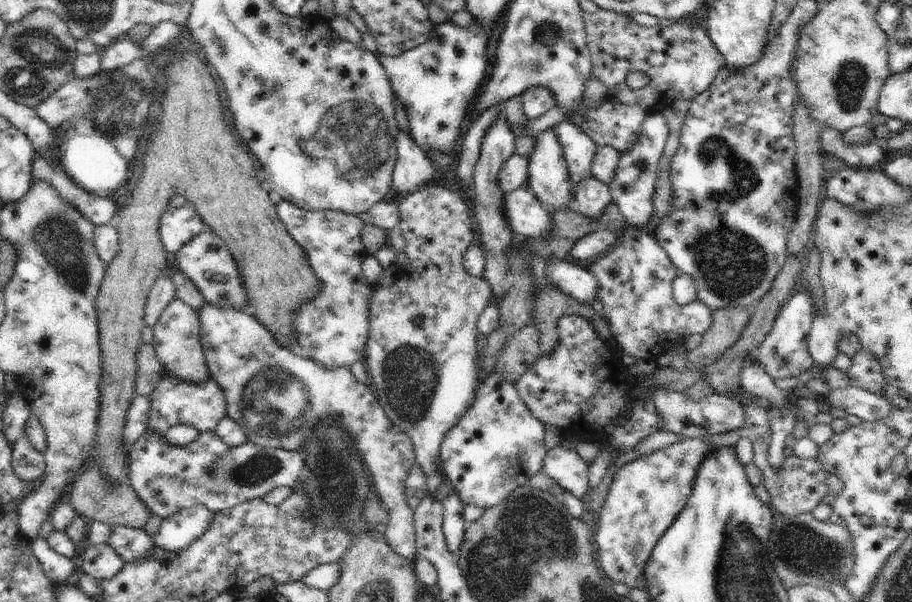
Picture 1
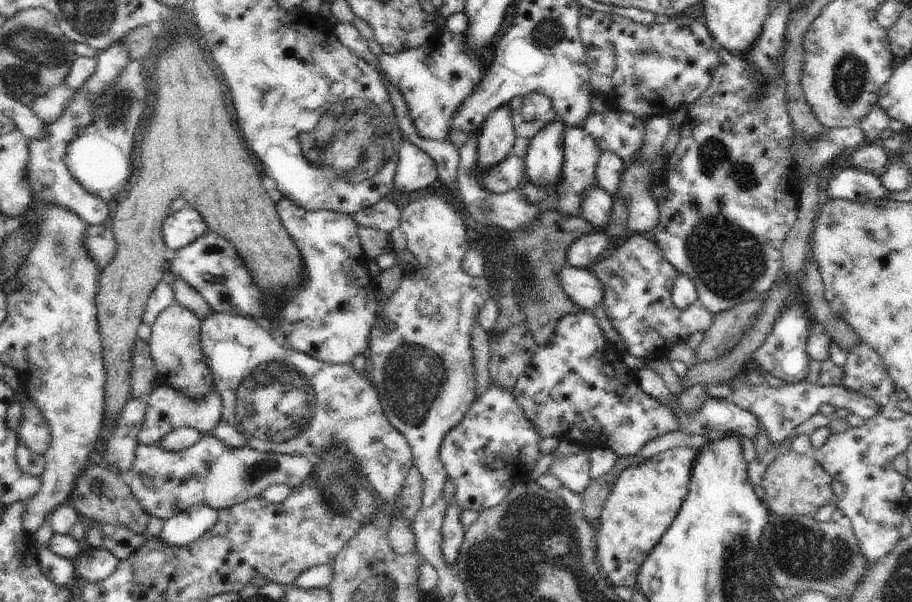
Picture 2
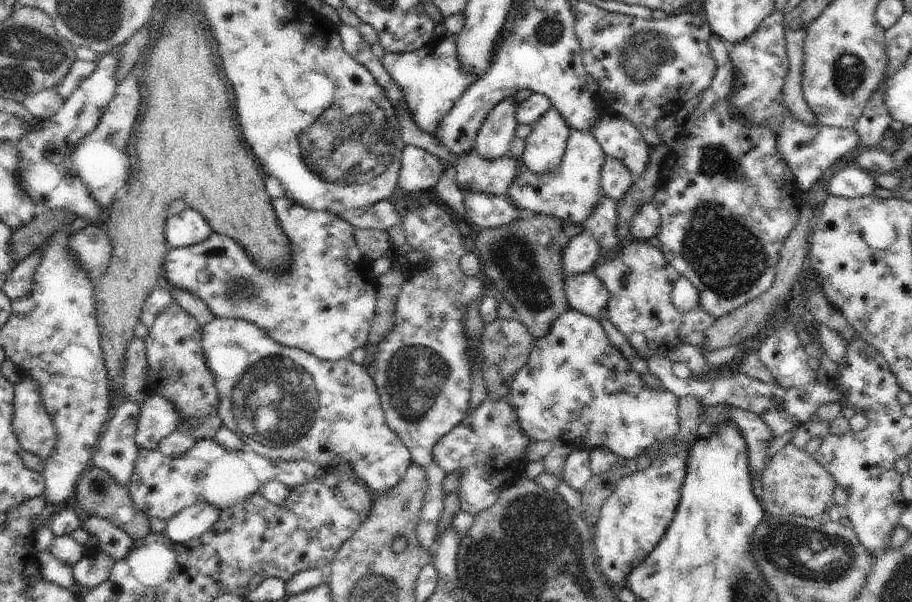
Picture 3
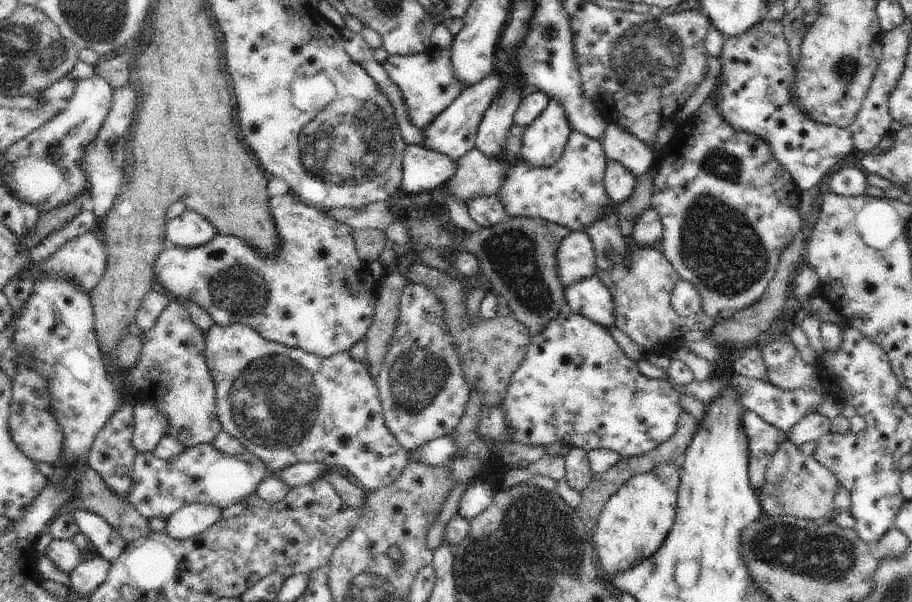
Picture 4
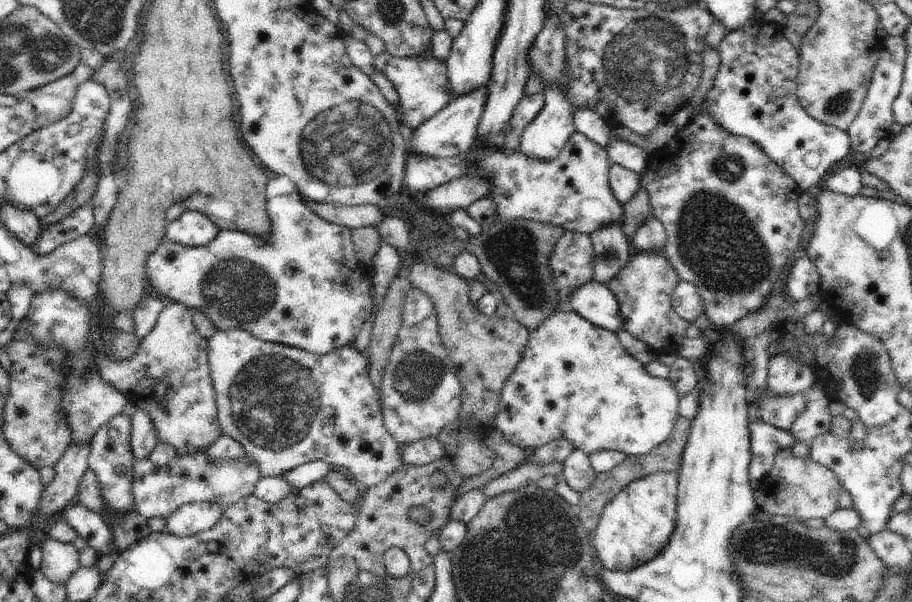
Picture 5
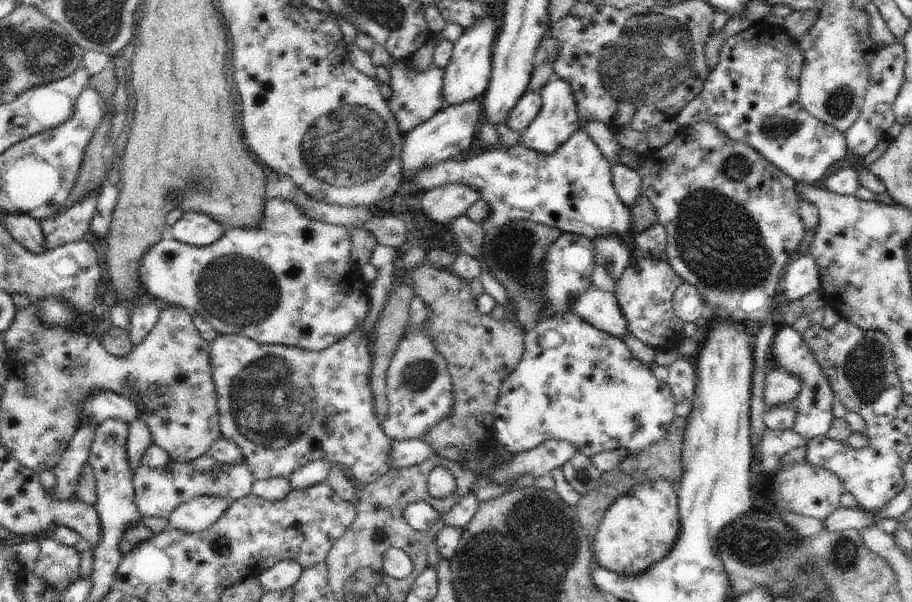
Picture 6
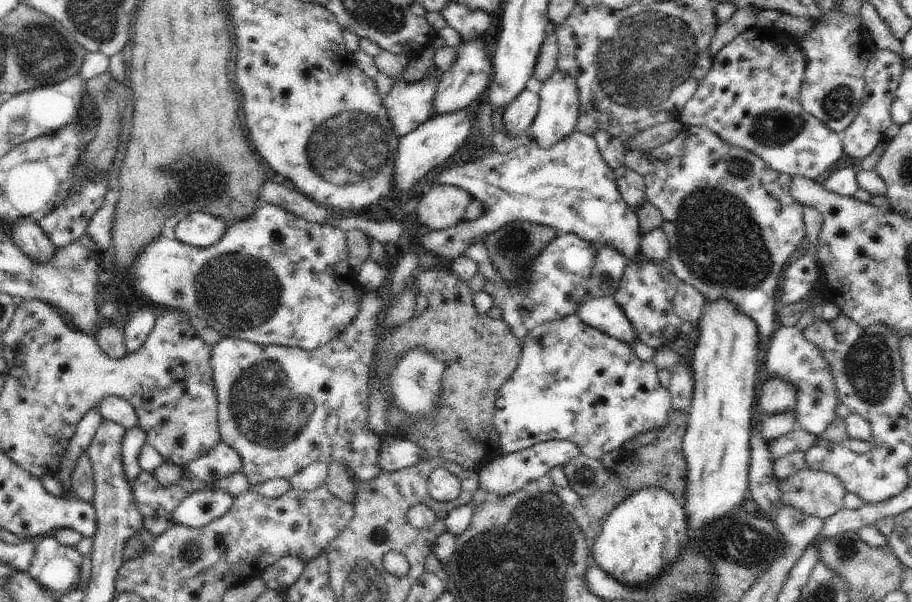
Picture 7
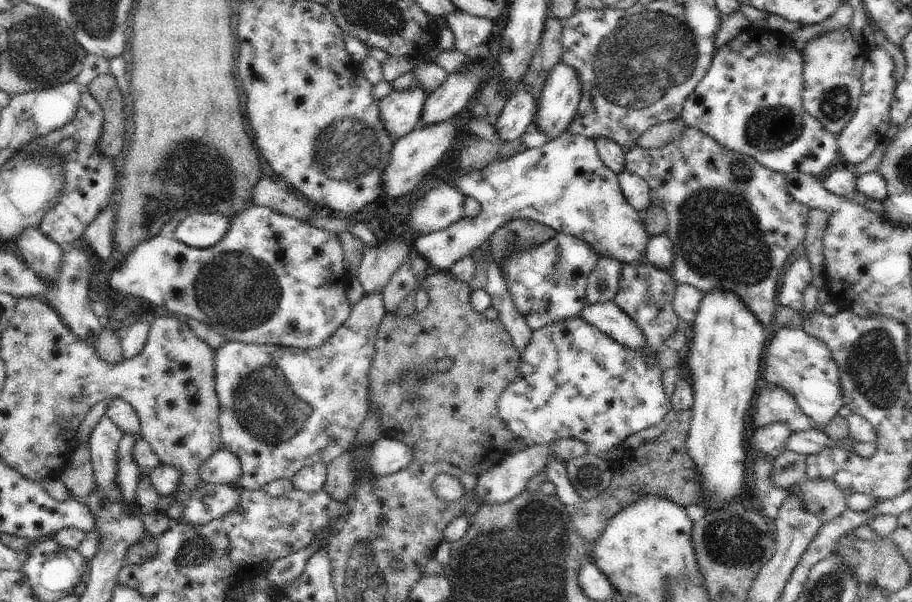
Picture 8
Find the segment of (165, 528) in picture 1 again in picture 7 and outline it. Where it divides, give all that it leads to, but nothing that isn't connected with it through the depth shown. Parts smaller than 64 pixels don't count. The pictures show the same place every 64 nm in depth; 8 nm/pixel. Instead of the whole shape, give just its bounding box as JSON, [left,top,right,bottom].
[170,489,233,528]

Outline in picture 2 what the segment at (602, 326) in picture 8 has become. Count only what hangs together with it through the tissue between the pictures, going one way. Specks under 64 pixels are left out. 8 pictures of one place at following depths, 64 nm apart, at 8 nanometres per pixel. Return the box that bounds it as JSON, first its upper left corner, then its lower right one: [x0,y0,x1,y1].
[559,263,603,313]

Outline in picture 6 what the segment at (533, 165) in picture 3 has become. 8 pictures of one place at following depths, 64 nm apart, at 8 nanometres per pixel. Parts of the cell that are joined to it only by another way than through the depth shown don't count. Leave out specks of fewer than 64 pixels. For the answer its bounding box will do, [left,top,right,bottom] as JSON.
[520,76,581,155]

